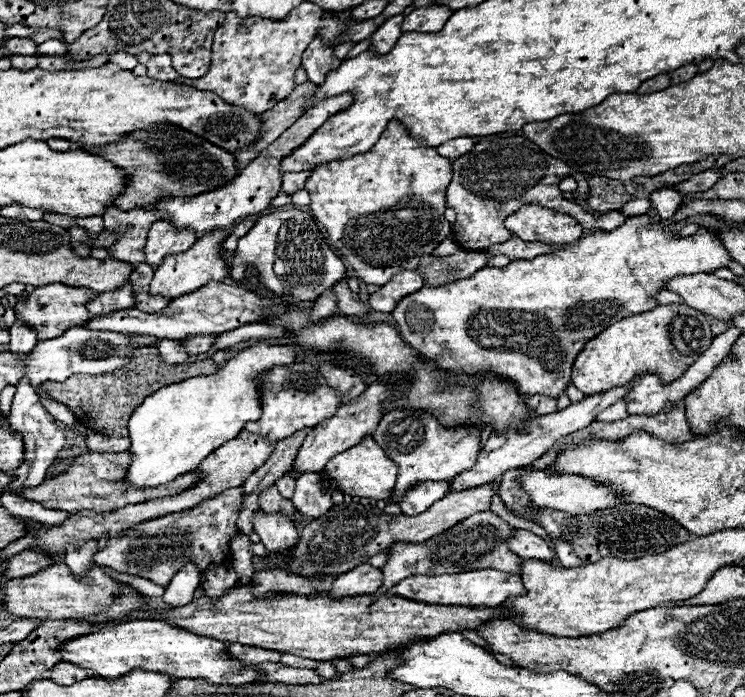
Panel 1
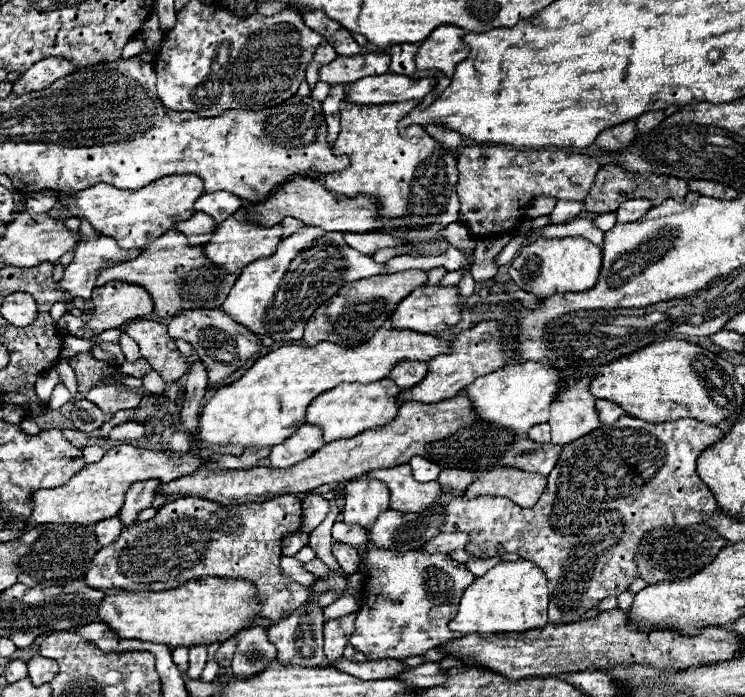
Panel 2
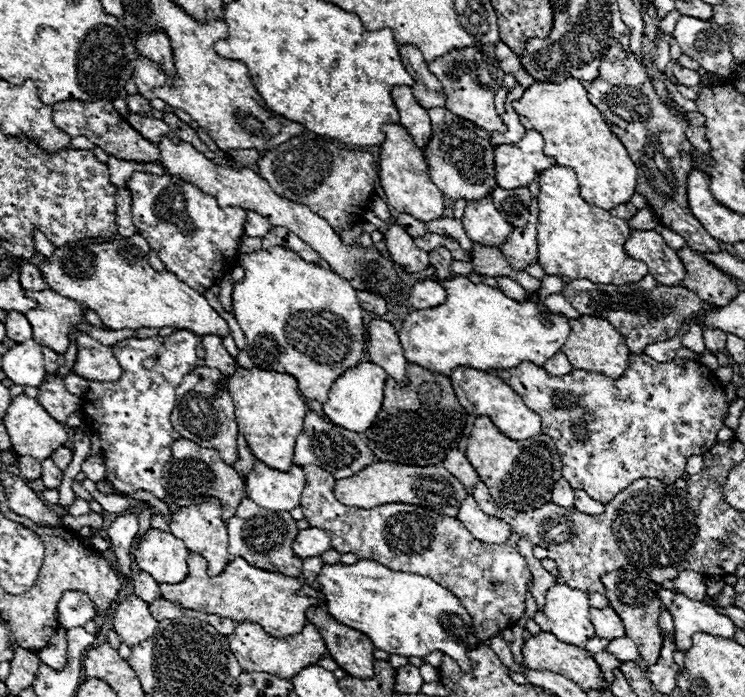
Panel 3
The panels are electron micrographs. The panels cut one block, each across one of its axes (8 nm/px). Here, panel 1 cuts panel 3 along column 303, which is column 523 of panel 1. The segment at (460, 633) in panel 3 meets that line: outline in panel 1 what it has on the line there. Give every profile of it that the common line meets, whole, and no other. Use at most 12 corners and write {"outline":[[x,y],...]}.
{"outline":[[496,570],[408,576],[386,596],[496,608],[524,596],[520,576]]}

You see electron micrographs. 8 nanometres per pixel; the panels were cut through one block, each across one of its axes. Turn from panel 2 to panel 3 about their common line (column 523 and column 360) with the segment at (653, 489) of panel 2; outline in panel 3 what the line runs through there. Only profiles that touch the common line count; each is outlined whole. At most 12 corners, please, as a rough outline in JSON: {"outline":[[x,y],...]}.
{"outline":[[304,466],[300,498],[332,548],[436,580],[480,640],[514,626],[532,576],[518,552],[414,504],[344,506]]}

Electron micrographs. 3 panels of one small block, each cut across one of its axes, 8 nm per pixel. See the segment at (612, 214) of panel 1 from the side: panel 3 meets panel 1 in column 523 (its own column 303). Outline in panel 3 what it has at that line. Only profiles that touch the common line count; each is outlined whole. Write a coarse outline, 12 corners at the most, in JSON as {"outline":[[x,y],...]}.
{"outline":[[308,134],[266,150],[258,174],[338,236],[362,222],[378,166]]}

